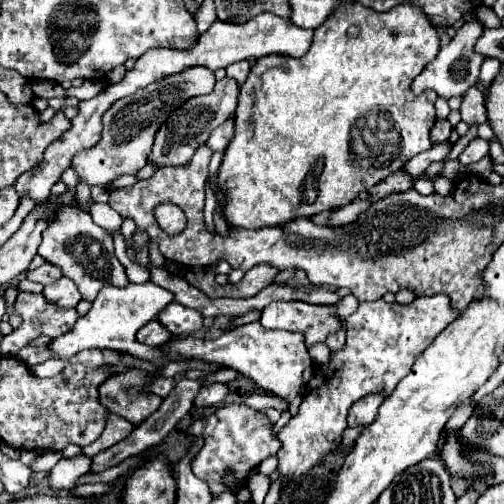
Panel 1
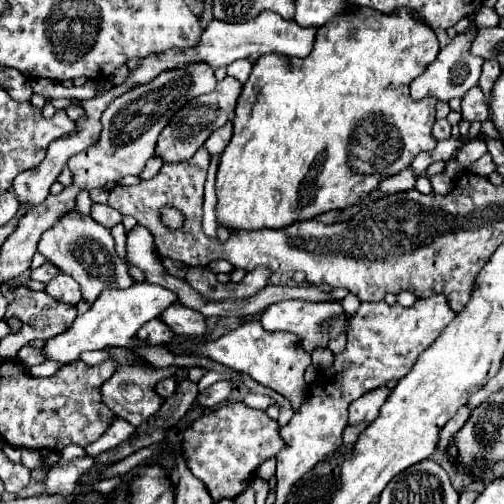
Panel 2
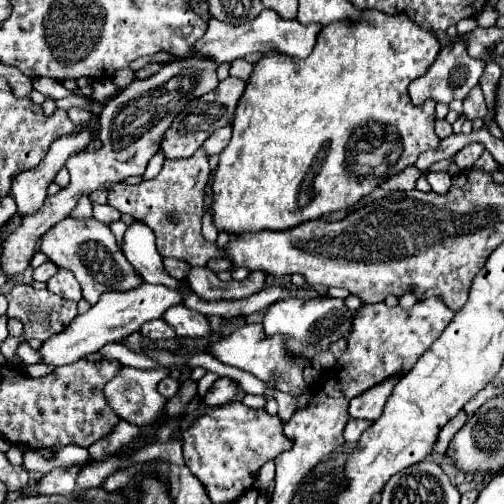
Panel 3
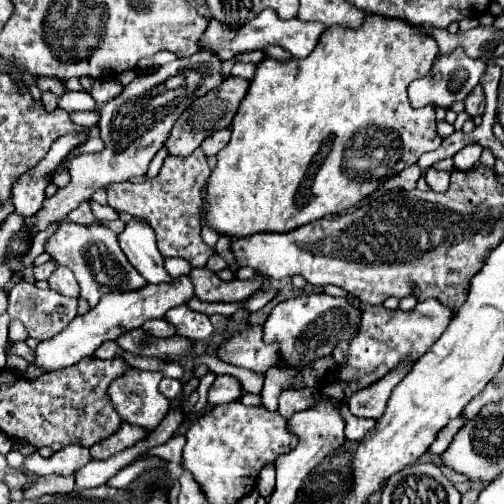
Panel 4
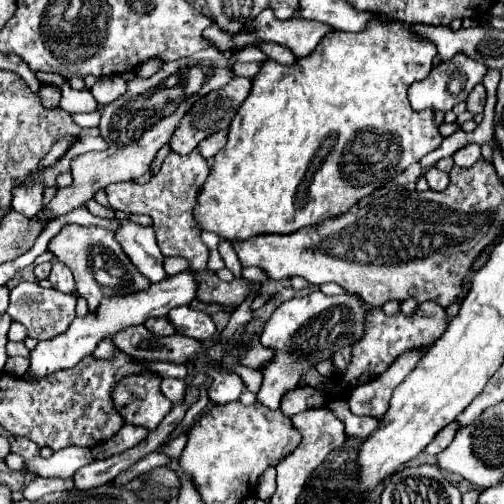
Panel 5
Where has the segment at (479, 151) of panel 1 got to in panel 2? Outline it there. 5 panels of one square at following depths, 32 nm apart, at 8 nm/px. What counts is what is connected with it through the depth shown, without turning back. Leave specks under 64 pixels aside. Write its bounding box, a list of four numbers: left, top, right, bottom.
[456,140,486,168]

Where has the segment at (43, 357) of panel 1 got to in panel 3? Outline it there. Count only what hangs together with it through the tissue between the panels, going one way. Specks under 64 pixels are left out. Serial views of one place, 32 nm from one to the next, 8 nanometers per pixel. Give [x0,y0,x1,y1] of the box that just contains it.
[16,342,40,364]

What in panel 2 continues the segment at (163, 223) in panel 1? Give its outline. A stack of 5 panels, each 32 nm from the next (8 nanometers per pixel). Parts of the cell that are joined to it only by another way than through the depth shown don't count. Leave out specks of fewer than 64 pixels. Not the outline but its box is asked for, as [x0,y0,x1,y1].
[162,208,182,228]

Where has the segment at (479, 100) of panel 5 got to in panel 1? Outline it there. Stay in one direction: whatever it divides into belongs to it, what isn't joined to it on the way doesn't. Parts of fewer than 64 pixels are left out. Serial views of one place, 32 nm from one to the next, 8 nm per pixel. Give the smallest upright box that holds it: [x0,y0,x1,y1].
[460,86,488,124]

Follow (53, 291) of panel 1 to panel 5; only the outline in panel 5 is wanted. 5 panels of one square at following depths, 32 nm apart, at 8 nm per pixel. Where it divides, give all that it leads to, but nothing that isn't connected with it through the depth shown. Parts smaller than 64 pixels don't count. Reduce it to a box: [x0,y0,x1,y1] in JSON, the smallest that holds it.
[48,258,76,294]

